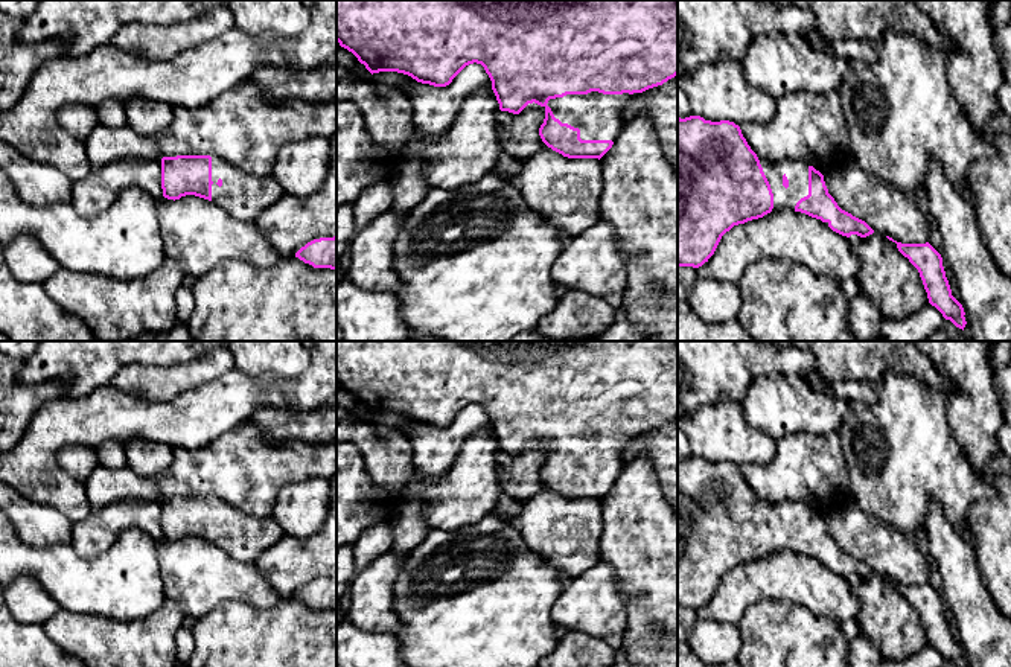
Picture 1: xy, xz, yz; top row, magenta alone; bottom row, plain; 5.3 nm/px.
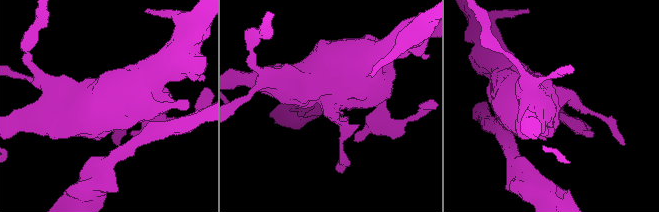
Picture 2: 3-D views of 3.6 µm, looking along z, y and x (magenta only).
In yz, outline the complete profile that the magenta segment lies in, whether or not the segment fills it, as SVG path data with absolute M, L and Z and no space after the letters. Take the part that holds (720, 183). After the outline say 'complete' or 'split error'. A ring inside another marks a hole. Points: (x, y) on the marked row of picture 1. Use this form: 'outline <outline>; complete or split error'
outline M700 116L678 117L678 266L702 266L734 225L775 210L805 213L847 238L874 233L865 221L837 206L824 175L805 161L766 163L751 149L734 122L711 122Z; split error

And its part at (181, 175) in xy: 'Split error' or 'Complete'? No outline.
Split error

